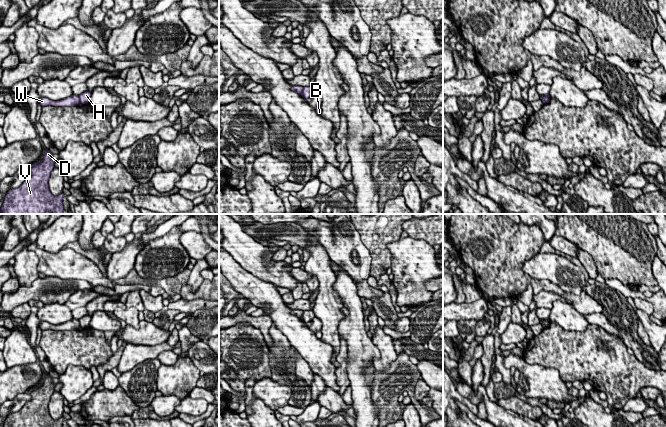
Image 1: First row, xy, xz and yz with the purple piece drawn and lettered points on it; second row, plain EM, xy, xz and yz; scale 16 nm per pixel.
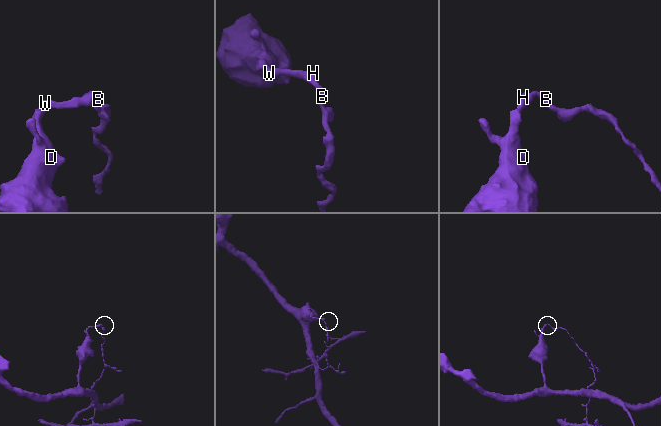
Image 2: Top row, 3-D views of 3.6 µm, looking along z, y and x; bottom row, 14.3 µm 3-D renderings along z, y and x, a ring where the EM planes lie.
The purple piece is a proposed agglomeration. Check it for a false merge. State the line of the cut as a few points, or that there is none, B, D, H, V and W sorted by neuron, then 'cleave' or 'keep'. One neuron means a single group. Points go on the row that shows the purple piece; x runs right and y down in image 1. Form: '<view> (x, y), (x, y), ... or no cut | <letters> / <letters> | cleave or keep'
xz (303, 87), (303, 91), (300, 94) | B H / D V W | cleave

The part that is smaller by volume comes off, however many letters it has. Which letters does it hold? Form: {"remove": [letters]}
{"remove": ["B", "H"]}

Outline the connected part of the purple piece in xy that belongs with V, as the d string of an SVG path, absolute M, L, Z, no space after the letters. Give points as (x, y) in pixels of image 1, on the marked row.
M45 149L43 161L28 168L32 175L19 187L6 193L0 208L1 214L63 214L63 194L54 196L48 185L55 163L52 155L49 149Z

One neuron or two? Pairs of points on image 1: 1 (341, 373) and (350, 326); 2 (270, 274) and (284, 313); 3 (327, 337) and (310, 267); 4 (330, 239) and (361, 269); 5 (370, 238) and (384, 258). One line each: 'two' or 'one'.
1: two
2: two
3: one
4: one
5: one

